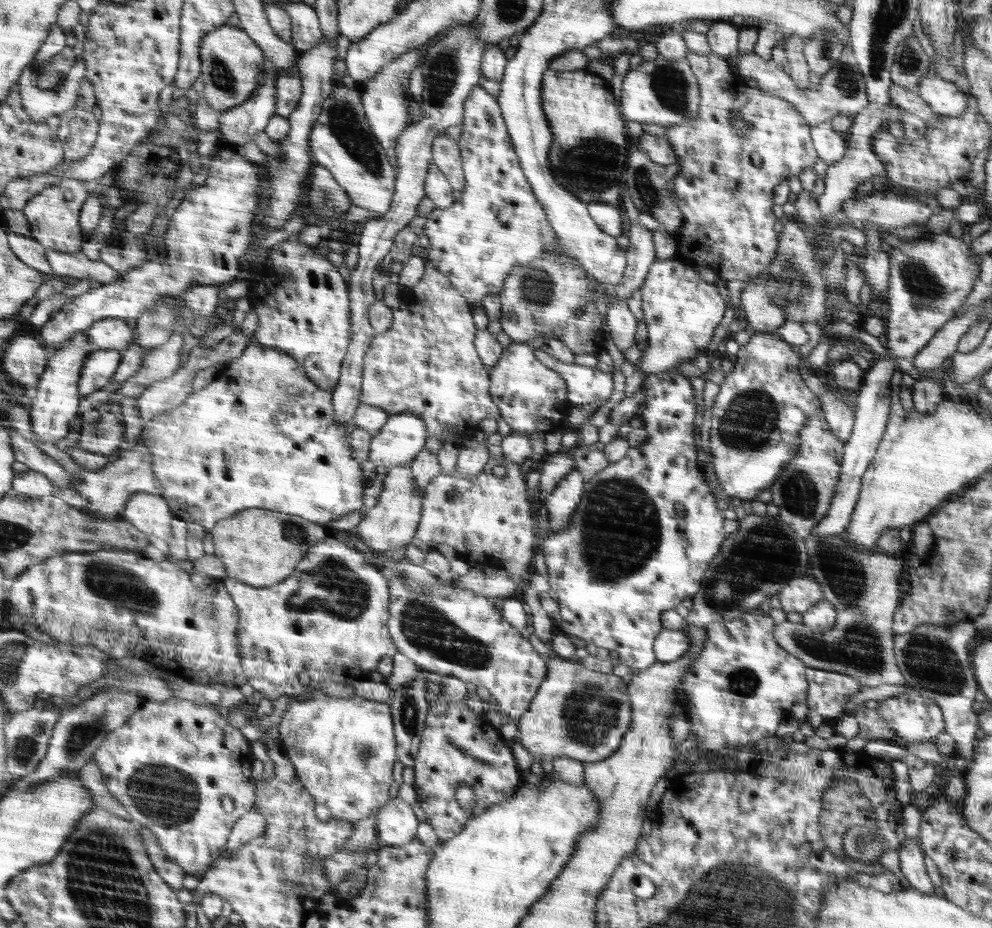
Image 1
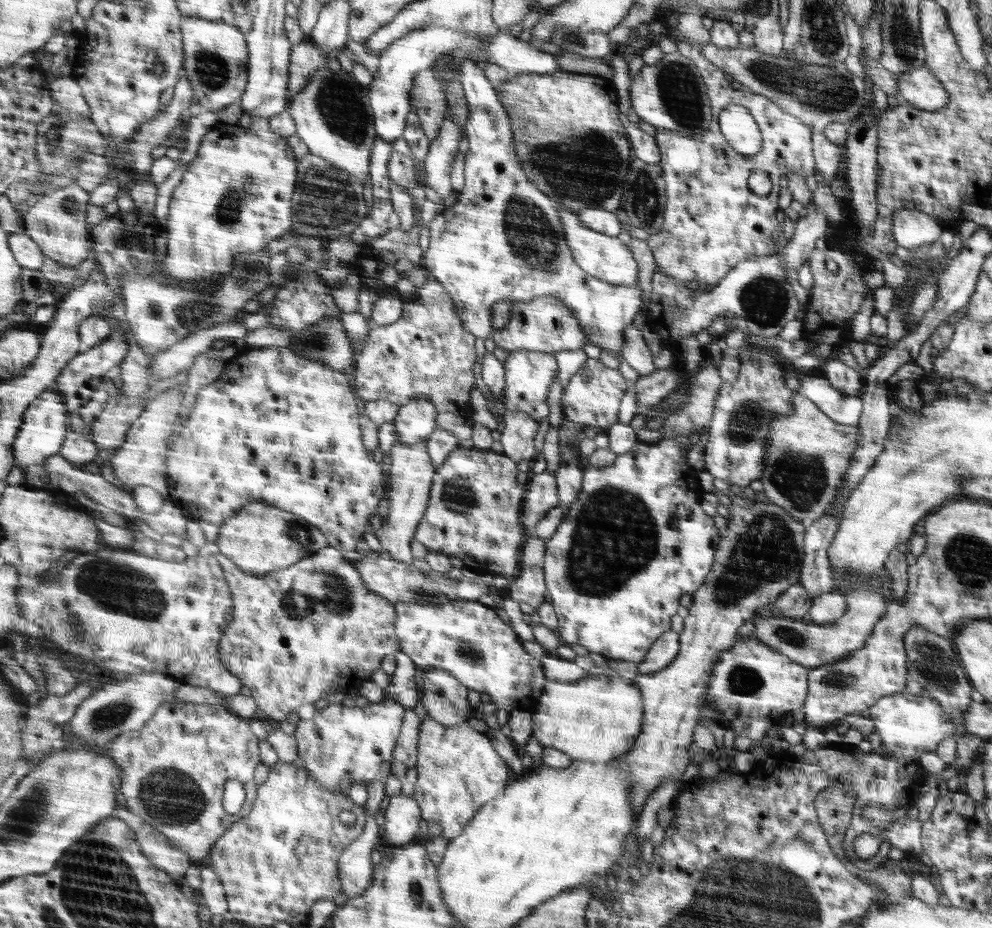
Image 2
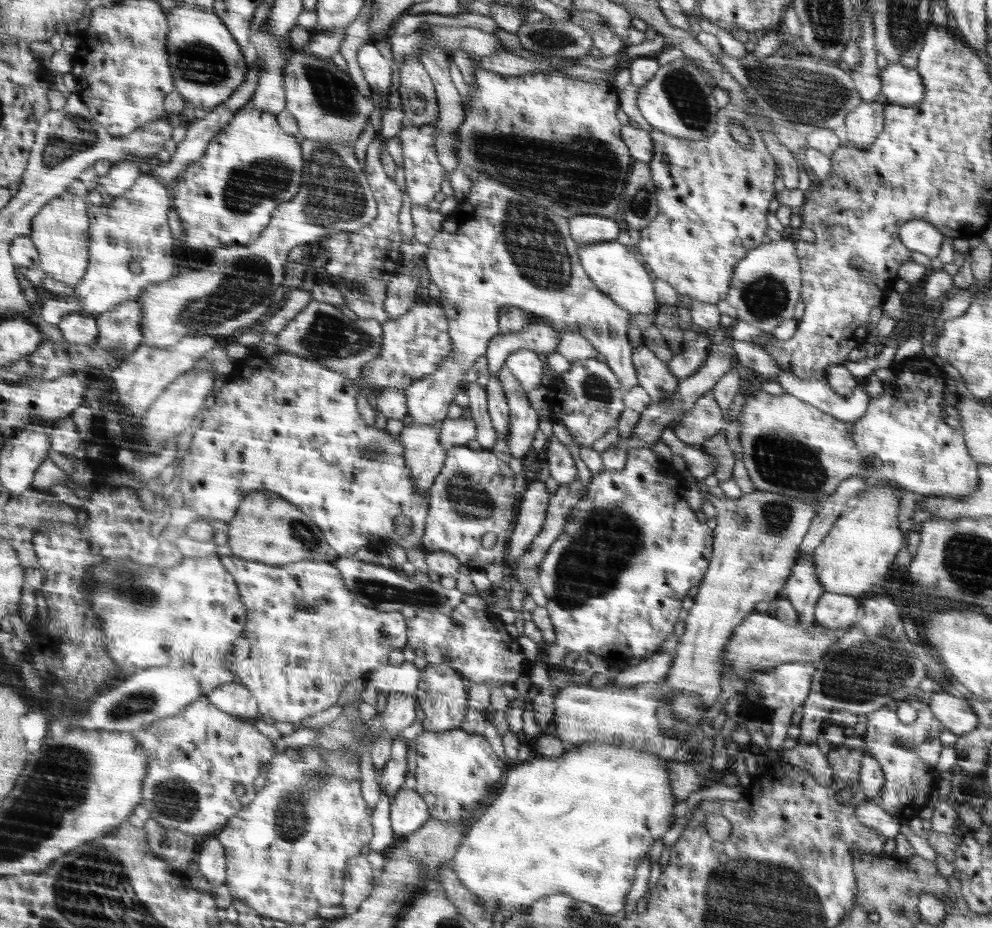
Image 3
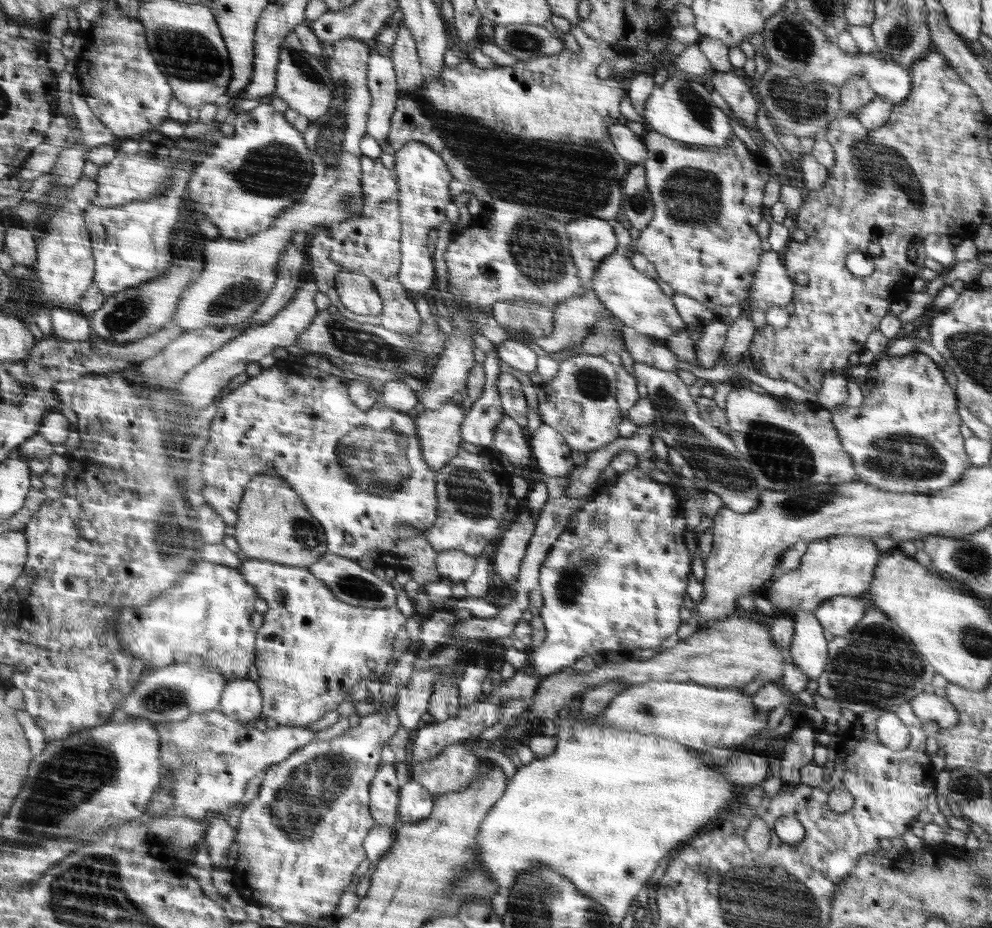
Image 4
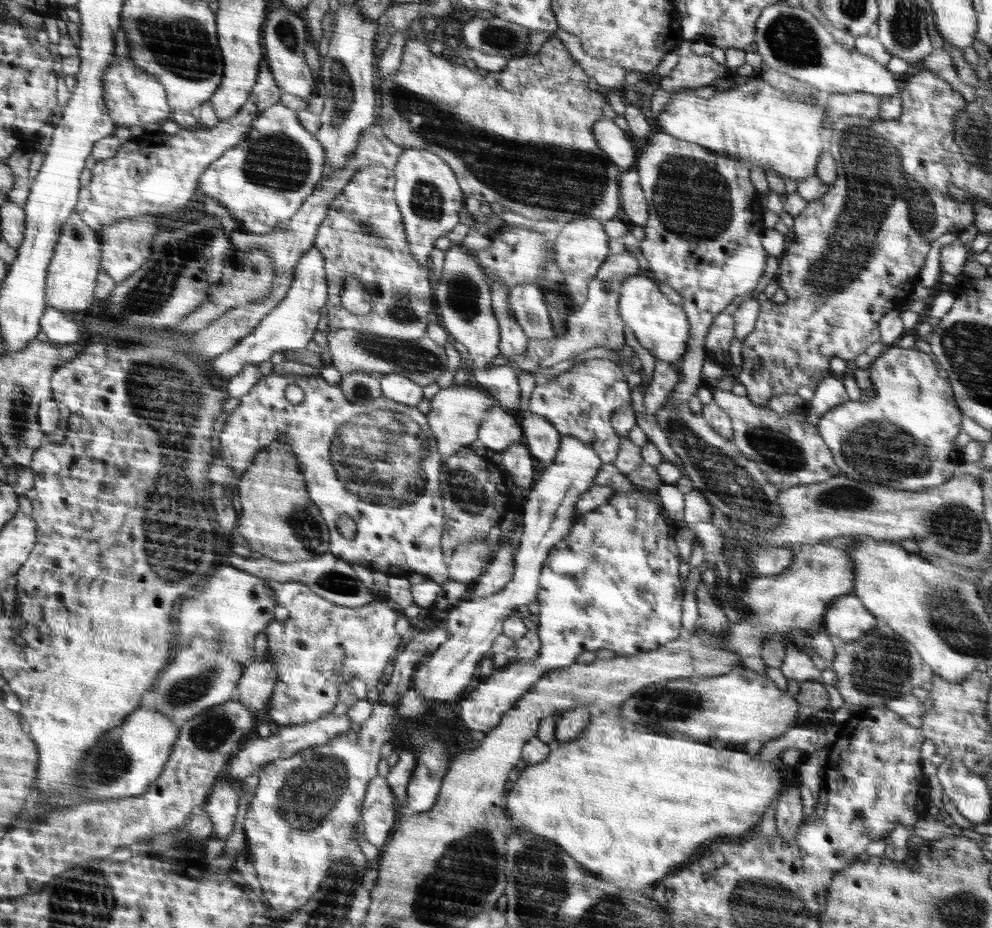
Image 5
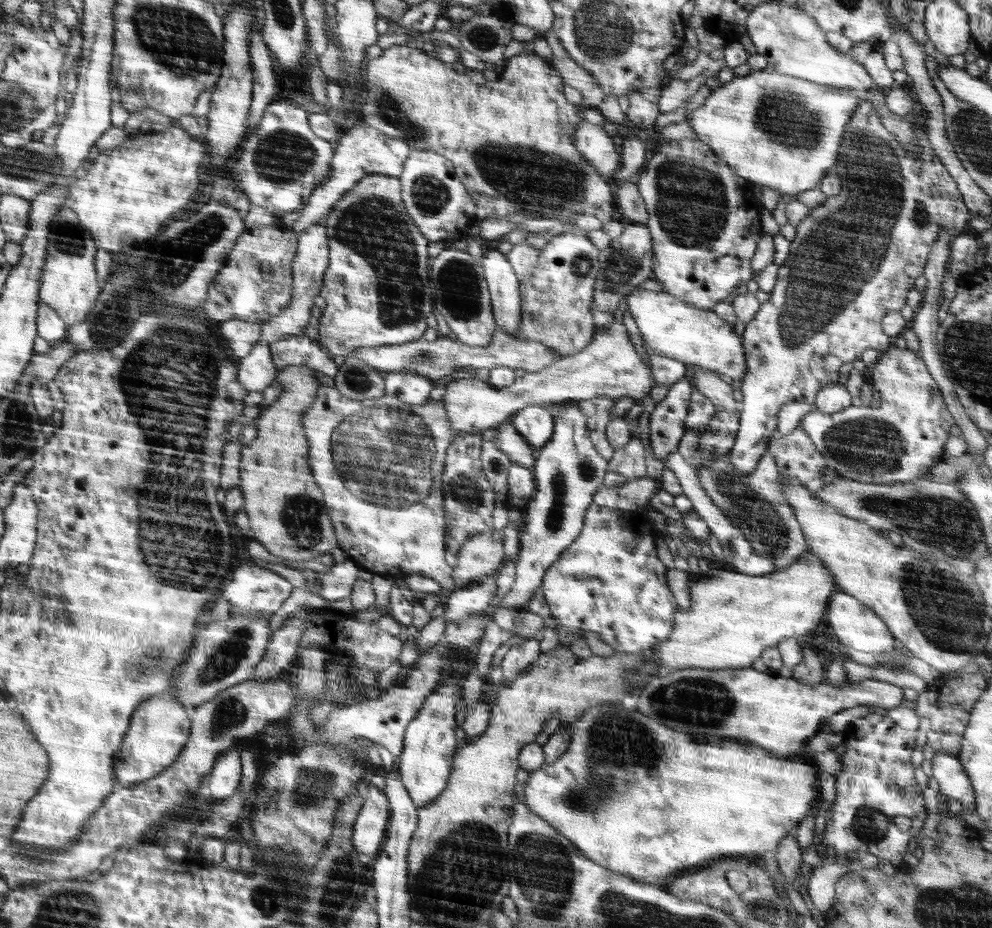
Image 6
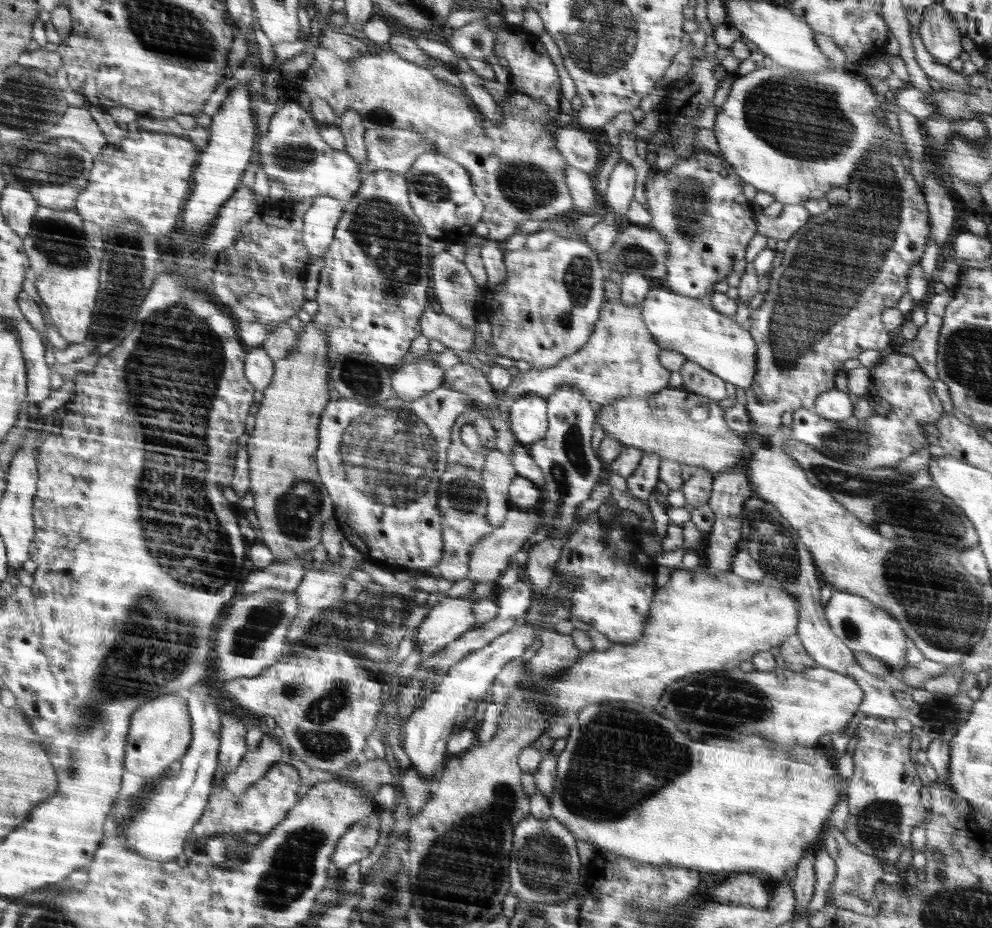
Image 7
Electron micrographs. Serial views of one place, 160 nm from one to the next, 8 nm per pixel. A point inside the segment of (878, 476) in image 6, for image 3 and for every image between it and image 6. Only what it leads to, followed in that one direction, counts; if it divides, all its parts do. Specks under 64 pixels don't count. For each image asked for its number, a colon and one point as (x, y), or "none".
3: (904, 436)
4: (905, 438)
5: (904, 439)

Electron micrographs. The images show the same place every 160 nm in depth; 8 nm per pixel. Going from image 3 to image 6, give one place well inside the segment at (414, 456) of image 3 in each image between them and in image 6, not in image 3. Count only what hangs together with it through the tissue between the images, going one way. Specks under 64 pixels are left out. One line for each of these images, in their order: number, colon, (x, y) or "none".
4: (439, 430)
5: (456, 413)
6: (610, 366)

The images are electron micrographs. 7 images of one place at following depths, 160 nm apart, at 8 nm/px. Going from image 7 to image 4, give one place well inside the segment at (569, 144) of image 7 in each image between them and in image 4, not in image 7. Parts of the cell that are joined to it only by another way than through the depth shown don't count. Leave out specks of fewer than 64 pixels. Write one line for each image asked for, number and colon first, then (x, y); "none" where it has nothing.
4: (629, 146)
5: (620, 150)
6: (594, 144)

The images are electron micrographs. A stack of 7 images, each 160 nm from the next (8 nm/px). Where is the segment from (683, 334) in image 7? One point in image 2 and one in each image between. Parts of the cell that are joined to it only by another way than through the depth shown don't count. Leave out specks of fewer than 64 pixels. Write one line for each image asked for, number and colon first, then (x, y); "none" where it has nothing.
2: (604, 257)
3: (616, 272)
4: (636, 300)
5: (663, 328)
6: (668, 326)

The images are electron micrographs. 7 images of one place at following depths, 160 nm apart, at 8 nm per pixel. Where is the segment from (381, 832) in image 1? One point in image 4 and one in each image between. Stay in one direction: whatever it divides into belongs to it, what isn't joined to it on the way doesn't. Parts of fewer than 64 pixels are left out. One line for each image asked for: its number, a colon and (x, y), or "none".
2: (402, 816)
3: (408, 812)
4: (415, 804)

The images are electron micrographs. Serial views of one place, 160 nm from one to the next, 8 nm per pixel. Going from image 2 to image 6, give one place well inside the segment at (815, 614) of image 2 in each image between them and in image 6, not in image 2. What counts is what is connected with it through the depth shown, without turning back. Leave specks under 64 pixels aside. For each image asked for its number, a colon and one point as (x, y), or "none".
3: (835, 611)
4: (840, 615)
5: (847, 617)
6: (854, 625)

